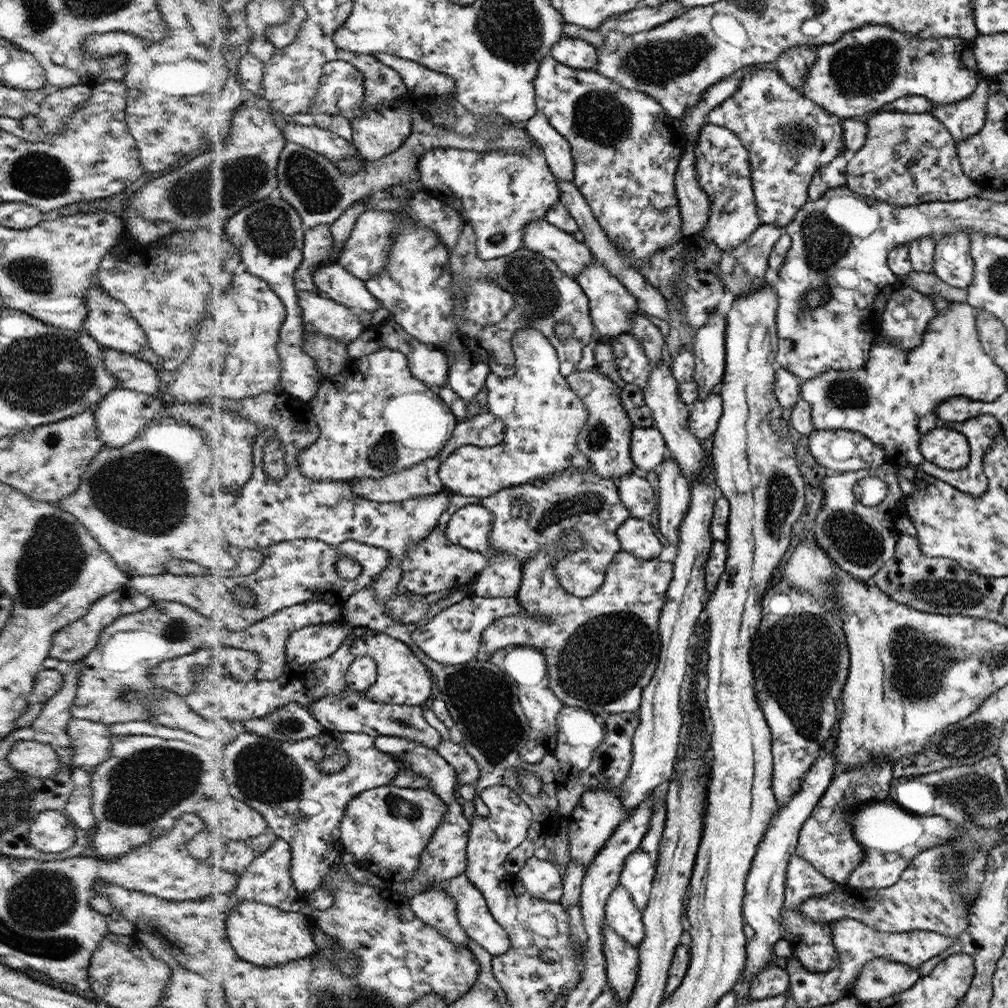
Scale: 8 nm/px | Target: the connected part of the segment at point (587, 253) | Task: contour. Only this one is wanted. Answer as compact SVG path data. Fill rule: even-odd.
M536 220L525 226L523 246L546 255L564 274L574 278L595 258L587 244L546 220Z

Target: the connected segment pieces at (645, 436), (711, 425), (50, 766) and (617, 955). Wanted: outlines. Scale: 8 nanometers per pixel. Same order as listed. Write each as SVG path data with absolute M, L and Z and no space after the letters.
M635 427L631 435L631 458L635 459L636 466L641 468L641 473L654 471L654 468L664 460L664 448L667 442L656 427Z
M710 393L705 399L697 399L693 405L689 427L692 434L706 442L719 428L719 421L723 416L723 397L720 393Z
M18 741L8 753L8 764L26 777L52 779L60 772L59 754L50 746L38 741Z
M605 924L604 944L602 951L606 957L606 972L610 989L614 990L616 998L620 998L620 1006L634 993L639 978L639 954L622 936L618 936L612 928Z

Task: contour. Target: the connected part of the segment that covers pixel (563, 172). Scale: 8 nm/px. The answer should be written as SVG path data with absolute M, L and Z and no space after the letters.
M539 110L524 124L524 130L536 143L543 146L547 162L558 180L574 182L574 159L570 143L549 122Z

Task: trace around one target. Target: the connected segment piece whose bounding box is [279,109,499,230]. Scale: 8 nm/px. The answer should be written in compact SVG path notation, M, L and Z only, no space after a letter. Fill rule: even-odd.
M412 110L415 129L406 144L395 153L371 161L368 167L356 173L344 173L338 169L338 163L328 157L308 149L298 143L289 141L286 145L282 160L279 164L280 188L279 193L288 202L291 202L303 215L305 230L312 229L320 224L334 224L343 214L346 214L358 200L364 200L368 196L386 194L392 186L400 183L400 180L408 180L417 193L424 191L424 185L420 181L420 156L426 154L432 148L458 148L481 152L487 151L487 142L493 136L497 136L499 130L495 127L487 129L481 126L476 137L466 137L458 131L438 127L428 120L423 113Z

